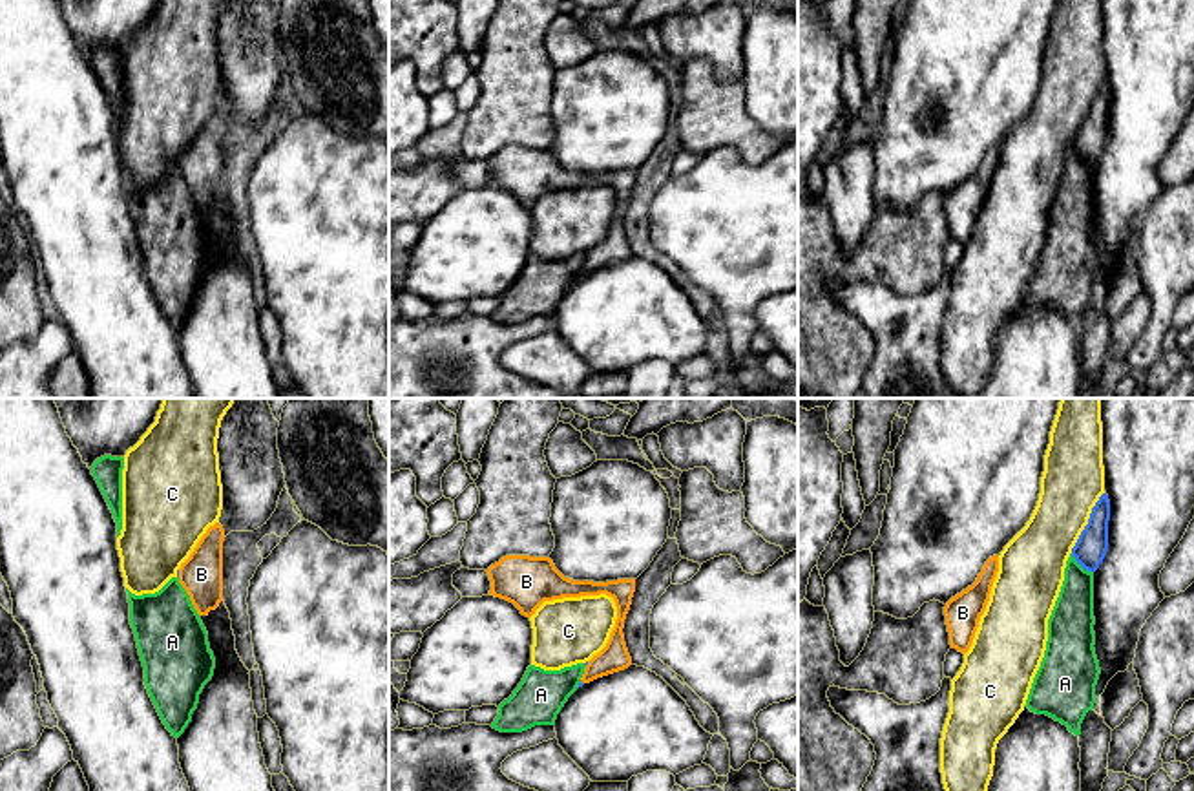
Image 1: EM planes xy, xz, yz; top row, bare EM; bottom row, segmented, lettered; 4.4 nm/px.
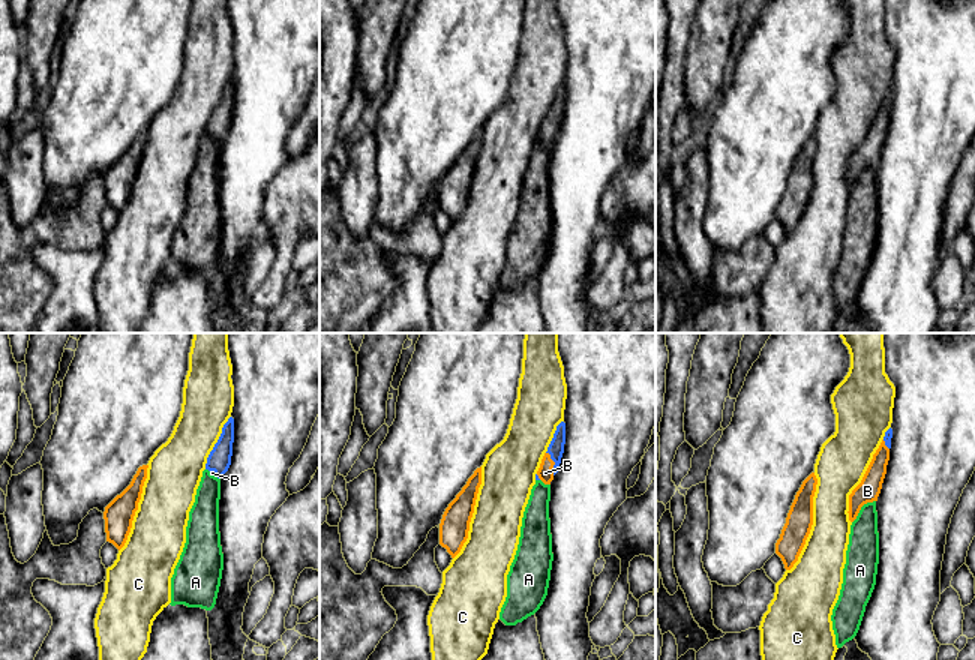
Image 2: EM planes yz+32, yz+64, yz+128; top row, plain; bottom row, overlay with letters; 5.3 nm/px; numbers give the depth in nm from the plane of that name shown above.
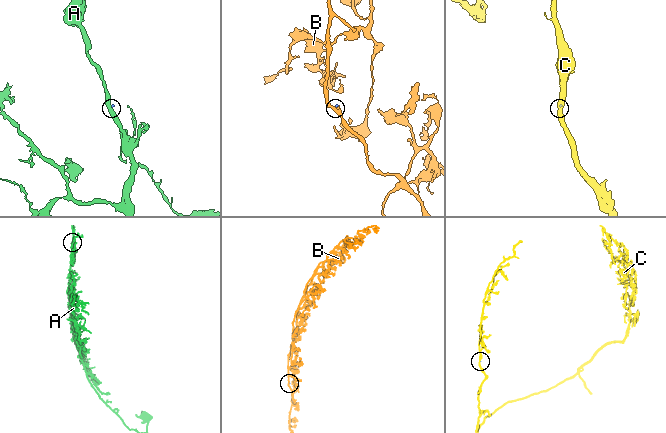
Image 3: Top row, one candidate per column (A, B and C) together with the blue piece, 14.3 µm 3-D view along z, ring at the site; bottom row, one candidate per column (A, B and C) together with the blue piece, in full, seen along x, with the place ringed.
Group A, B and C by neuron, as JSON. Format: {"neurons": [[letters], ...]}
{"neurons": [["A"], ["B"], ["C"]]}

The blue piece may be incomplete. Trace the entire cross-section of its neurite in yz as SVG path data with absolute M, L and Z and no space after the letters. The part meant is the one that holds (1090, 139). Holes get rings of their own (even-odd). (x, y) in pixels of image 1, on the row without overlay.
M1103 84L1092 99L1088 115L1081 122L1072 146L1088 163L1095 163L1108 141L1110 91Z

